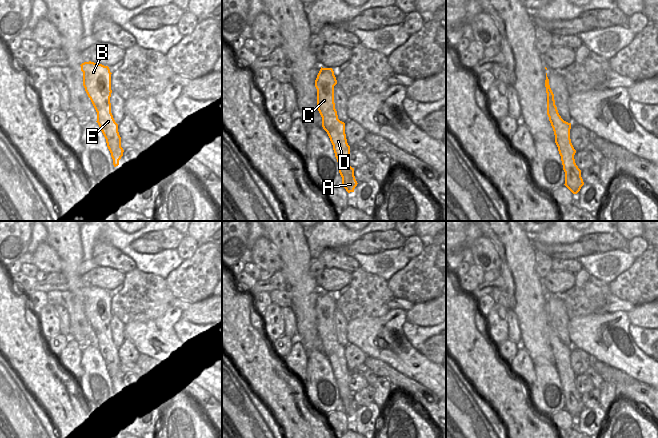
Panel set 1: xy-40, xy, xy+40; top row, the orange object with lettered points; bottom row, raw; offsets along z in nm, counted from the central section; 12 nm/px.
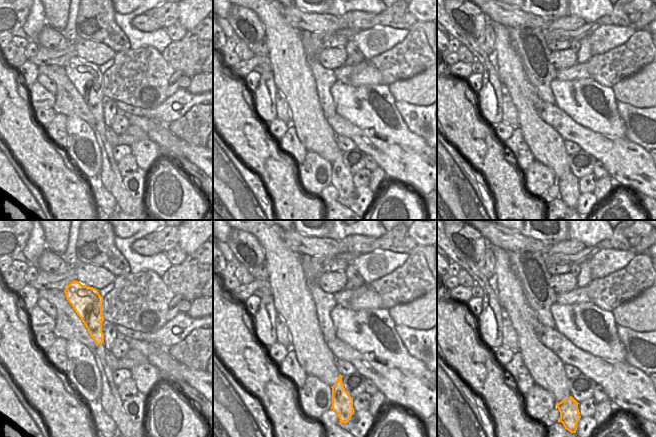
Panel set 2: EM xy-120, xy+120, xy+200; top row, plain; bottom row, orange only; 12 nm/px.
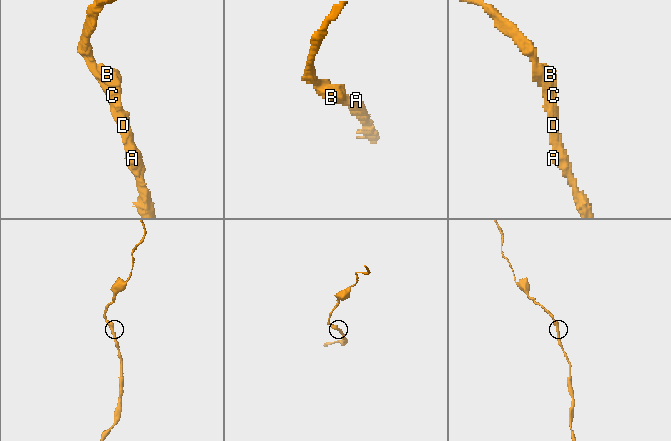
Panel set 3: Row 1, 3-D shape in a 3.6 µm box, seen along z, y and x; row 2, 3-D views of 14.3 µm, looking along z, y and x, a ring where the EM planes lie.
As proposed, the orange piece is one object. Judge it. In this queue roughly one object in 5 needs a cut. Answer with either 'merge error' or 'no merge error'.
no merge error

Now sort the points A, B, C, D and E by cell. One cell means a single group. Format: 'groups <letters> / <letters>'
groups A B C D E

